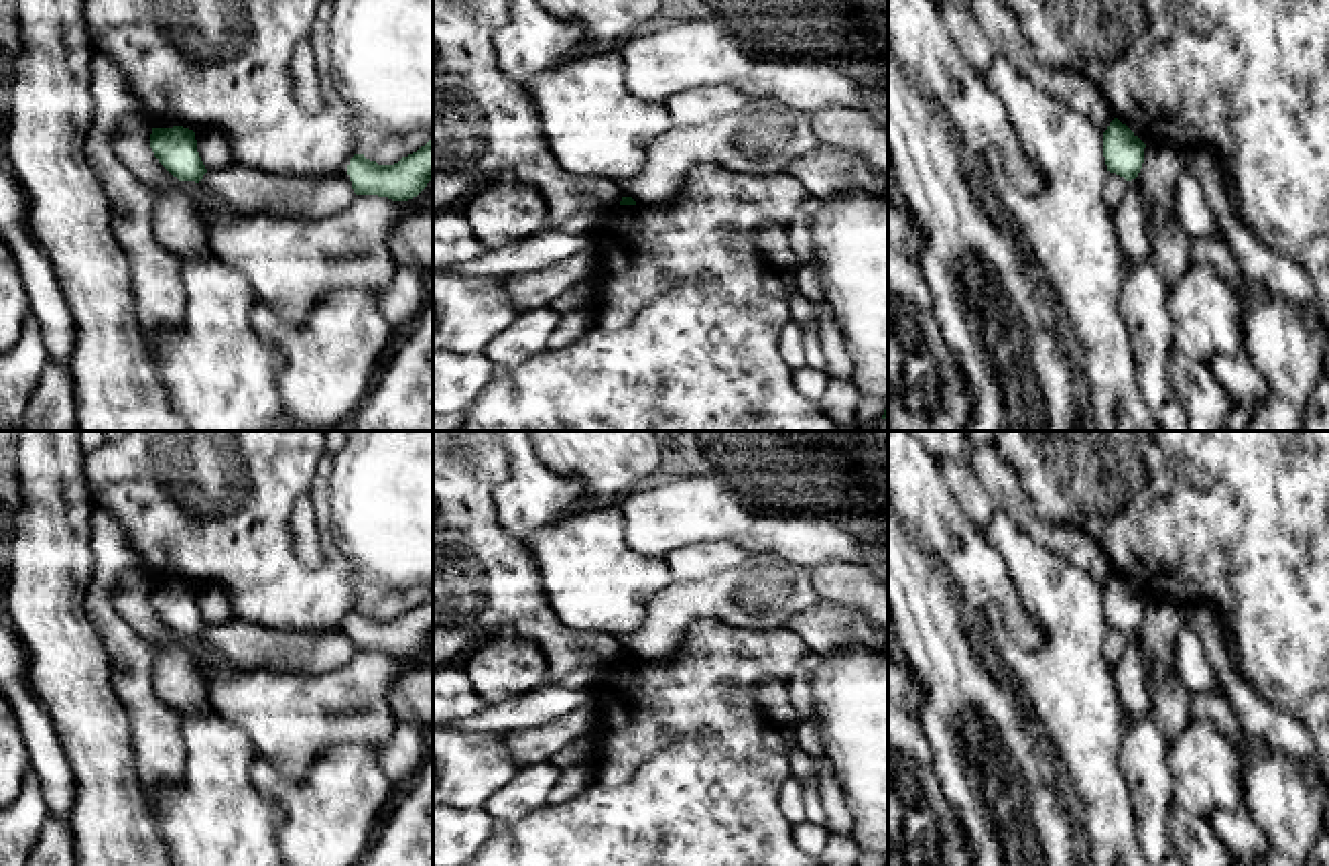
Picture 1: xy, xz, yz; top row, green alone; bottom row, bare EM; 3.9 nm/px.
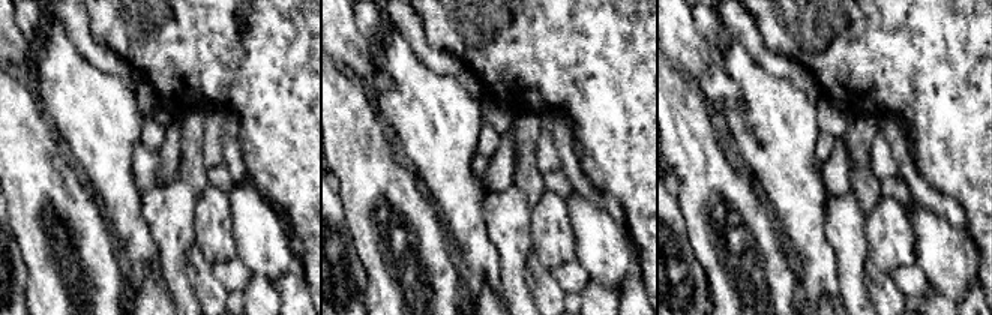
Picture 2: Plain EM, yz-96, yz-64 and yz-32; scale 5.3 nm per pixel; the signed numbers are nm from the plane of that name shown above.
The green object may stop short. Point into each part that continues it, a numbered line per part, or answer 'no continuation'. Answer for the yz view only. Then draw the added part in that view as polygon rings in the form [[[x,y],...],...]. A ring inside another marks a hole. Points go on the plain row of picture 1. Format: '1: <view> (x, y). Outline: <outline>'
no continuation

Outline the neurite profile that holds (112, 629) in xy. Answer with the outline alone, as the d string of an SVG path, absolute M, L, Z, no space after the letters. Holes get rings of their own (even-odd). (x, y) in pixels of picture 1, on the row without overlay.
M96 506L89 522L93 573L85 612L106 648L110 685L128 714L136 772L154 811L156 787L185 770L181 716L154 693L154 646L122 618L114 600L124 573L148 583L150 575L128 533L108 510Z

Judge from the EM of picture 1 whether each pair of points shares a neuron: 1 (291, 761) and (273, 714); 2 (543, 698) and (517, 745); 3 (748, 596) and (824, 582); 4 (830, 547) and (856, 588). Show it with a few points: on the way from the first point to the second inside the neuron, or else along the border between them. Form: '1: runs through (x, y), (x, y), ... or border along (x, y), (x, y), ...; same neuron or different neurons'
1: runs through (291, 749), (291, 732), (285, 726); same neuron
2: border along (572, 710), (502, 734); different neurons
3: border along (809, 572), (811, 586), (819, 598); different neurons
4: border along (866, 564), (824, 562), (809, 570); different neurons

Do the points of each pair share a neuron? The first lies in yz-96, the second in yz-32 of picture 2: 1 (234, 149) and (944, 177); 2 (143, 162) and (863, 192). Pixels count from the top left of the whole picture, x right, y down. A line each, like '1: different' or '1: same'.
1: different
2: different

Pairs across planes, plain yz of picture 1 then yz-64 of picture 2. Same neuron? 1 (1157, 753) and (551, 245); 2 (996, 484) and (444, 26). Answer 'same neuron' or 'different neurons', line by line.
1: different neurons
2: different neurons

